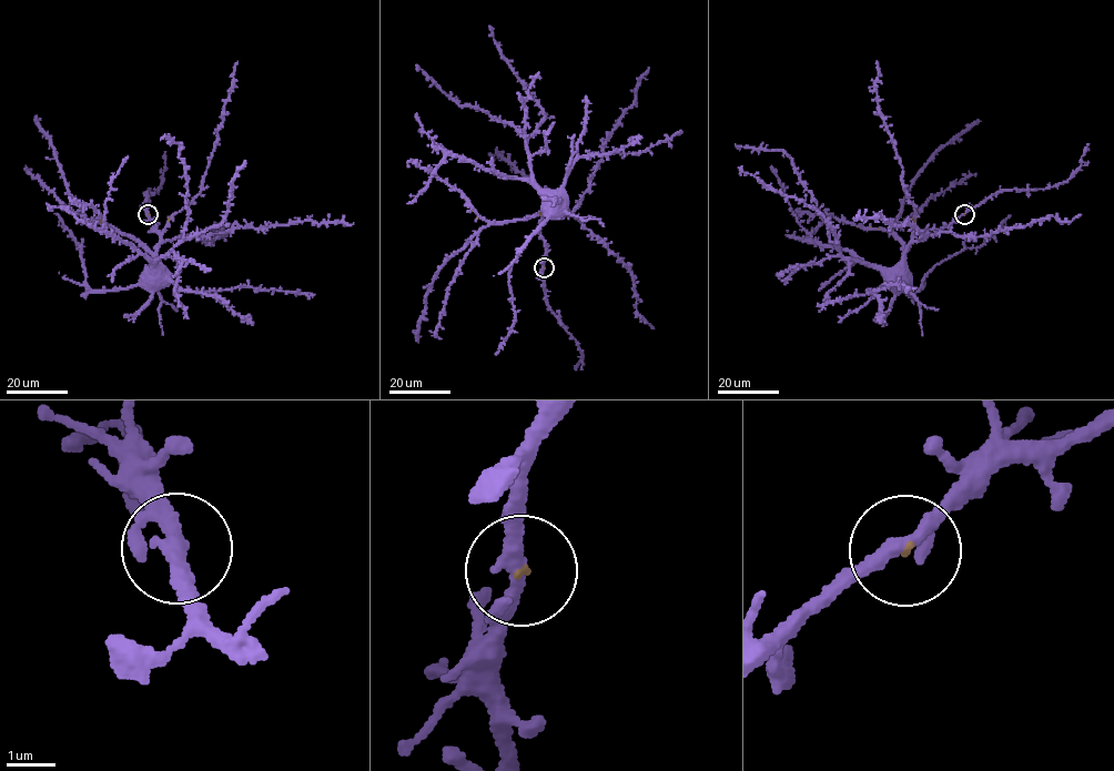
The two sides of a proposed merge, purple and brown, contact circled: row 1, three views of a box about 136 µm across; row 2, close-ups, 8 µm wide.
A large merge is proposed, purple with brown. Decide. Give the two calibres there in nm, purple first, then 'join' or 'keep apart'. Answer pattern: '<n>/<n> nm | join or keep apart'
320/60 nm | join

